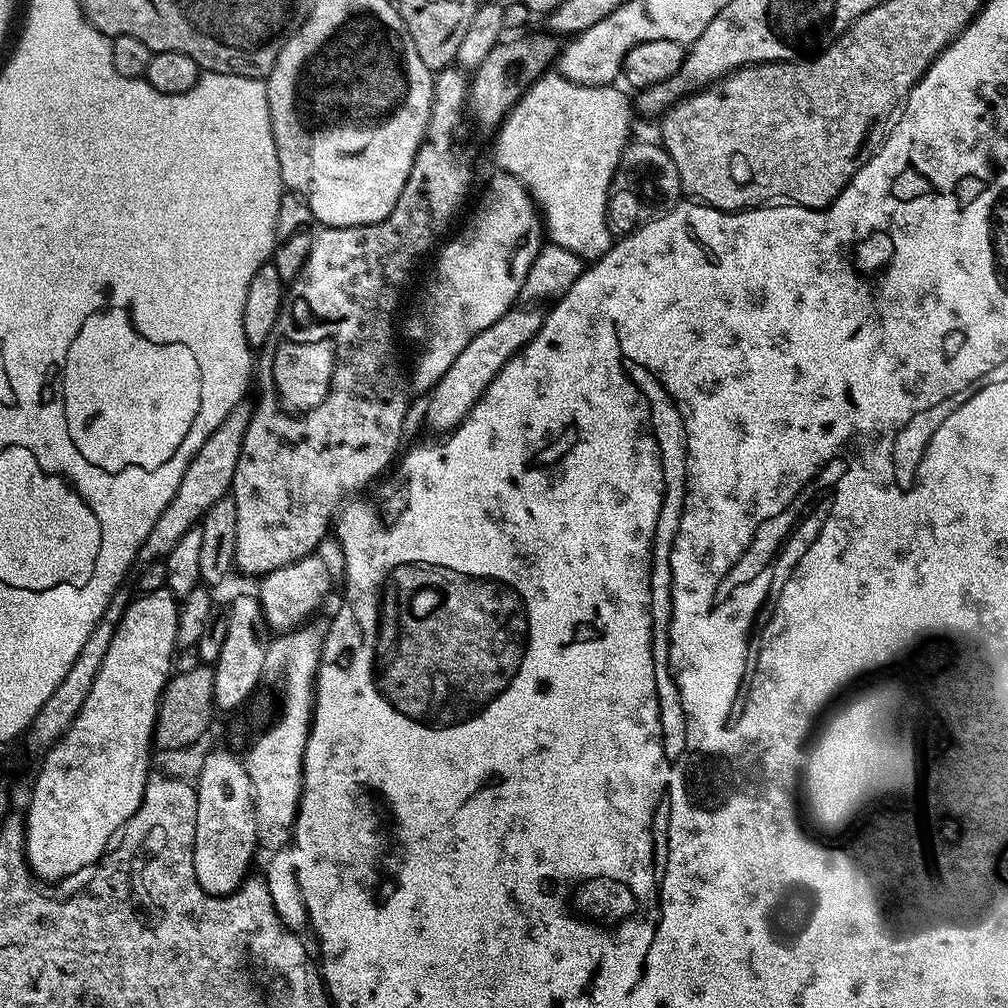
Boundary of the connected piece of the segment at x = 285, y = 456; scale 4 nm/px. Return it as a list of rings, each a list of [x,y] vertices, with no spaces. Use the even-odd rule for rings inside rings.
[[[456,66],[442,68],[435,73],[432,81],[432,113],[428,119],[428,129],[424,135],[424,143],[420,145],[418,154],[414,158],[414,166],[406,178],[406,186],[402,190],[402,194],[398,198],[392,213],[377,224],[346,226],[345,228],[321,227],[316,233],[316,241],[310,250],[310,258],[306,258],[306,266],[302,266],[302,270],[296,275],[295,280],[291,281],[290,287],[287,289],[287,295],[296,296],[296,304],[300,304],[300,296],[304,296],[304,301],[312,304],[312,308],[319,312],[321,318],[329,320],[327,330],[329,333],[332,332],[339,337],[340,358],[343,360],[343,363],[340,364],[339,372],[336,372],[335,383],[330,386],[325,400],[320,405],[314,406],[312,416],[304,416],[304,420],[288,420],[288,416],[280,416],[281,412],[276,412],[272,396],[262,396],[264,404],[261,404],[258,400],[255,401],[252,410],[252,421],[248,424],[246,438],[242,442],[242,454],[238,454],[238,470],[234,470],[234,482],[232,483],[230,493],[238,506],[238,546],[236,547],[235,567],[237,569],[241,568],[248,576],[263,578],[269,572],[278,570],[282,566],[301,560],[304,556],[313,555],[319,549],[316,547],[323,542],[324,535],[327,532],[329,535],[330,529],[333,527],[334,521],[345,501],[353,494],[359,493],[356,491],[359,488],[366,487],[375,476],[381,475],[380,477],[383,477],[393,467],[394,461],[397,459],[398,451],[400,450],[399,435],[401,433],[402,418],[406,415],[410,401],[410,380],[406,372],[404,376],[403,370],[399,368],[400,348],[396,345],[395,316],[396,311],[400,308],[400,291],[408,284],[408,272],[414,271],[416,263],[432,247],[435,249],[441,243],[440,235],[447,230],[448,223],[459,214],[460,207],[463,206],[464,199],[467,198],[468,191],[472,188],[472,164],[468,161],[468,156],[464,153],[463,146],[456,141],[460,136],[460,127],[463,126],[464,120],[466,121],[469,83],[469,77]]]

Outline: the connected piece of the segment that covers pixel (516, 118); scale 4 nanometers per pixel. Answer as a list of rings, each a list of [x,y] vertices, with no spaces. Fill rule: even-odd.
[[[559,74],[539,76],[508,111],[508,117],[494,136],[496,164],[500,167],[497,169],[524,183],[539,209],[547,239],[578,254],[585,262],[600,260],[614,243],[613,234],[607,228],[607,204],[620,156],[630,143],[634,117],[634,104],[627,96],[629,93],[623,87],[616,87],[612,84],[582,86]]]

